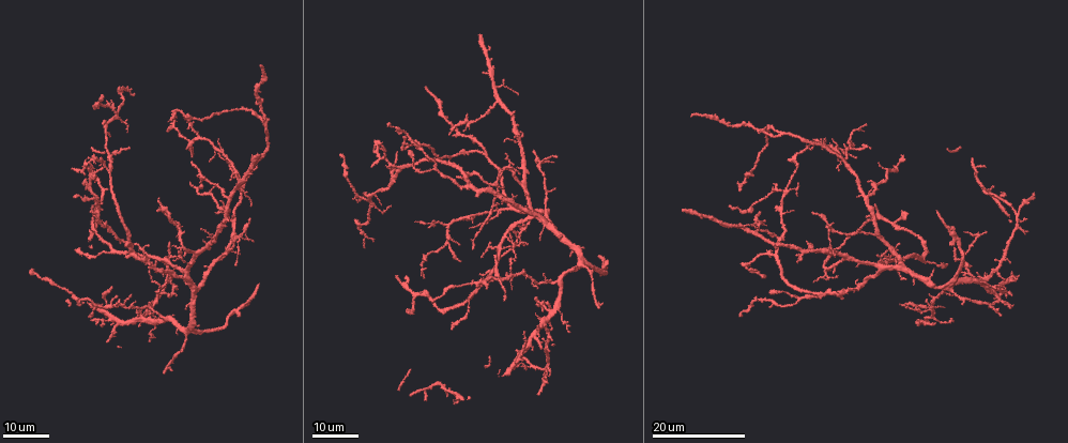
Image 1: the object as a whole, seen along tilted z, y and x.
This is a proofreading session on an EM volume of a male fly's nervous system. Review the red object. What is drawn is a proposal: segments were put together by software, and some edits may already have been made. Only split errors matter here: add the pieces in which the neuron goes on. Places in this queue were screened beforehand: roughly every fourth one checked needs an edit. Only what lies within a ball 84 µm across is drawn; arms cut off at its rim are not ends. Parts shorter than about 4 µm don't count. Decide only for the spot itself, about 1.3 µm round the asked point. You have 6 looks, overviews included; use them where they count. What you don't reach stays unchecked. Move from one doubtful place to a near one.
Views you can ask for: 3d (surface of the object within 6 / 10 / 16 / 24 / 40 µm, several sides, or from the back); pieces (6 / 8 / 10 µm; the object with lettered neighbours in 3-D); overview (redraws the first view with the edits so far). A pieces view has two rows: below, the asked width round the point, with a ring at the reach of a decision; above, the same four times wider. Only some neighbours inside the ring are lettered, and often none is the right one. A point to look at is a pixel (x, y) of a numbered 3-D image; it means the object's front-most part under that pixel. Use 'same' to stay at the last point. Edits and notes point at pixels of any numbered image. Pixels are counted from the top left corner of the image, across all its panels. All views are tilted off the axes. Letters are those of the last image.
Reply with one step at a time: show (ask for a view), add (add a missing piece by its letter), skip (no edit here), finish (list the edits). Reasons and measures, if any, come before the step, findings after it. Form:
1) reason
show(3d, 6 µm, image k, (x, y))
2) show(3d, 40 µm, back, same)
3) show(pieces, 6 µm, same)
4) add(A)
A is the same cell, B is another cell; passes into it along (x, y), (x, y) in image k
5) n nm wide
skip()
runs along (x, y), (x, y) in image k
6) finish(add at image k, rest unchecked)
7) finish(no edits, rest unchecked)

free end
show(3d, 16 µm, image 1, (938, 212))

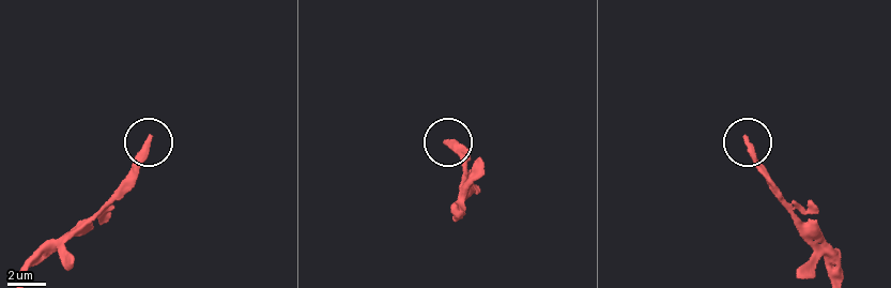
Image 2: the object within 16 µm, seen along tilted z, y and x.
show(pieces, 6 µm, image 2, (150, 140))

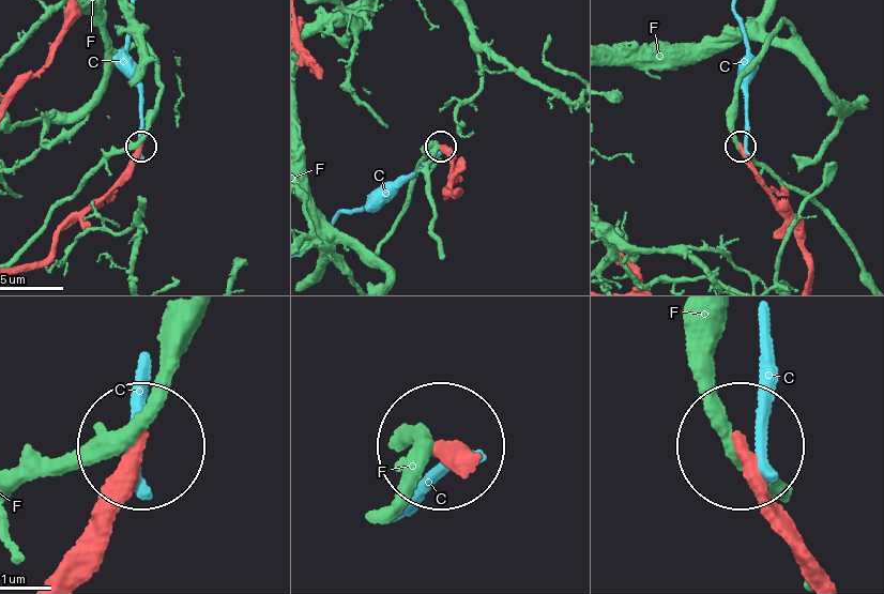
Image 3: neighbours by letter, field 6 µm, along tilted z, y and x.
skip()
C and F are other cells; runs along (809, 574), (742, 451) in image 3; none of them fits

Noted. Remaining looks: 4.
branch stops here
show(3d, 16 µm, image 1, (150, 302))

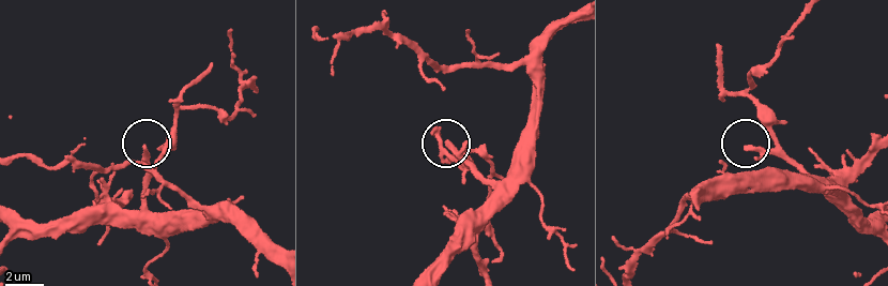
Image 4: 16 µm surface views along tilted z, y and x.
see the neighbours
show(pieces, 10 µm, image 4, (447, 144))

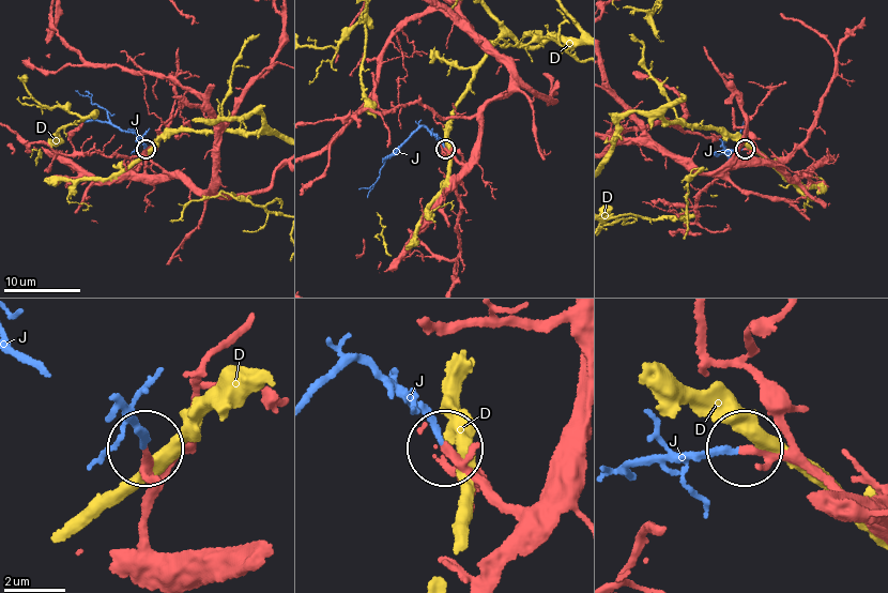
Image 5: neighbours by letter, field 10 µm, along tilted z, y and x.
220 nm wide
add(J)
J is the same cell, D is another cell; it goes on there

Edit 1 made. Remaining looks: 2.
finish(add at image 5, rest unchecked)

